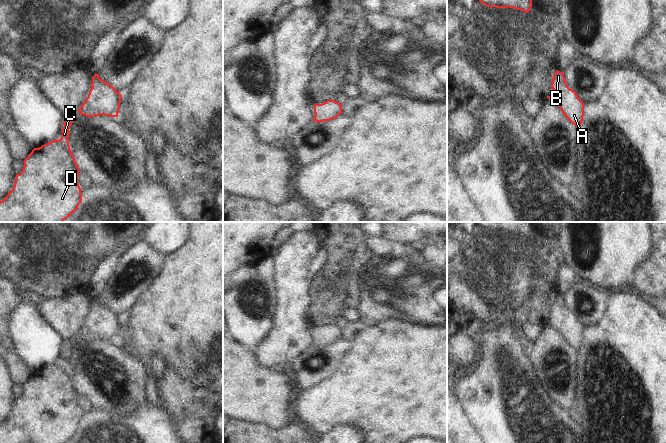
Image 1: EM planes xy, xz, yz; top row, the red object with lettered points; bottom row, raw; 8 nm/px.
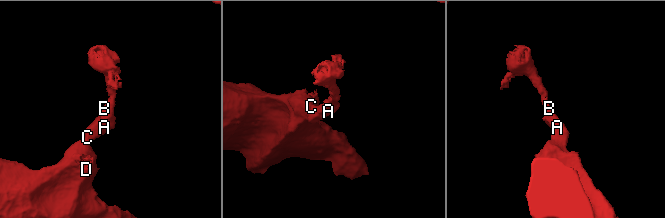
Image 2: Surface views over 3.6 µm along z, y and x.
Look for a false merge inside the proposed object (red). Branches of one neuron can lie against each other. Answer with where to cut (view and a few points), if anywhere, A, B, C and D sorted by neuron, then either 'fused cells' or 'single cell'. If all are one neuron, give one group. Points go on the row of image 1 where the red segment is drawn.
cut none; groups A B C D; single cell

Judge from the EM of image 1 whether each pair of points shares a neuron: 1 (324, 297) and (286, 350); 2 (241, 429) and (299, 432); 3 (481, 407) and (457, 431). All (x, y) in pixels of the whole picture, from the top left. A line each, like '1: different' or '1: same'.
1: same
2: same
3: different

